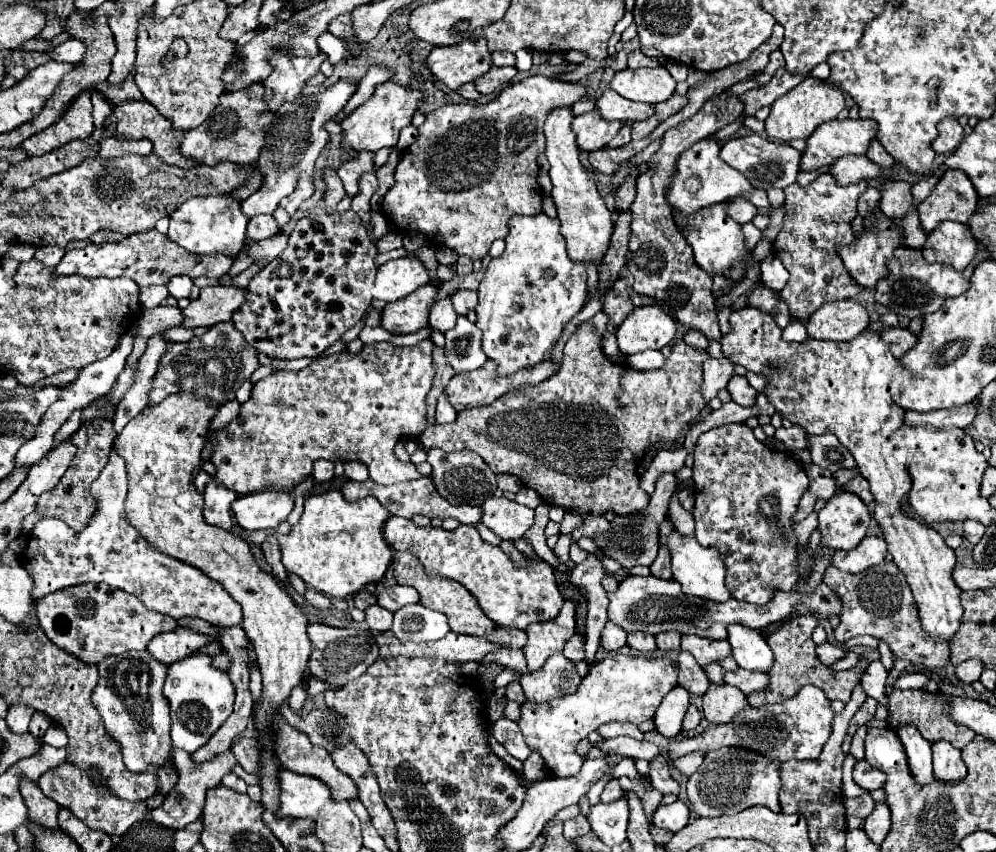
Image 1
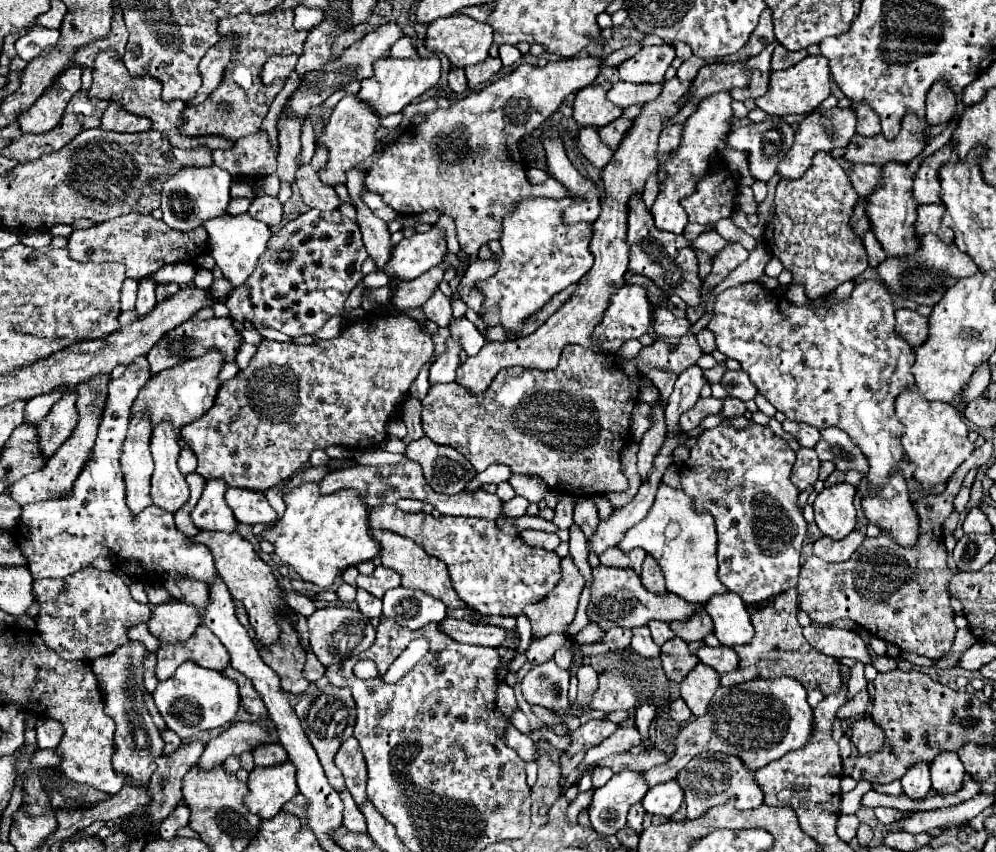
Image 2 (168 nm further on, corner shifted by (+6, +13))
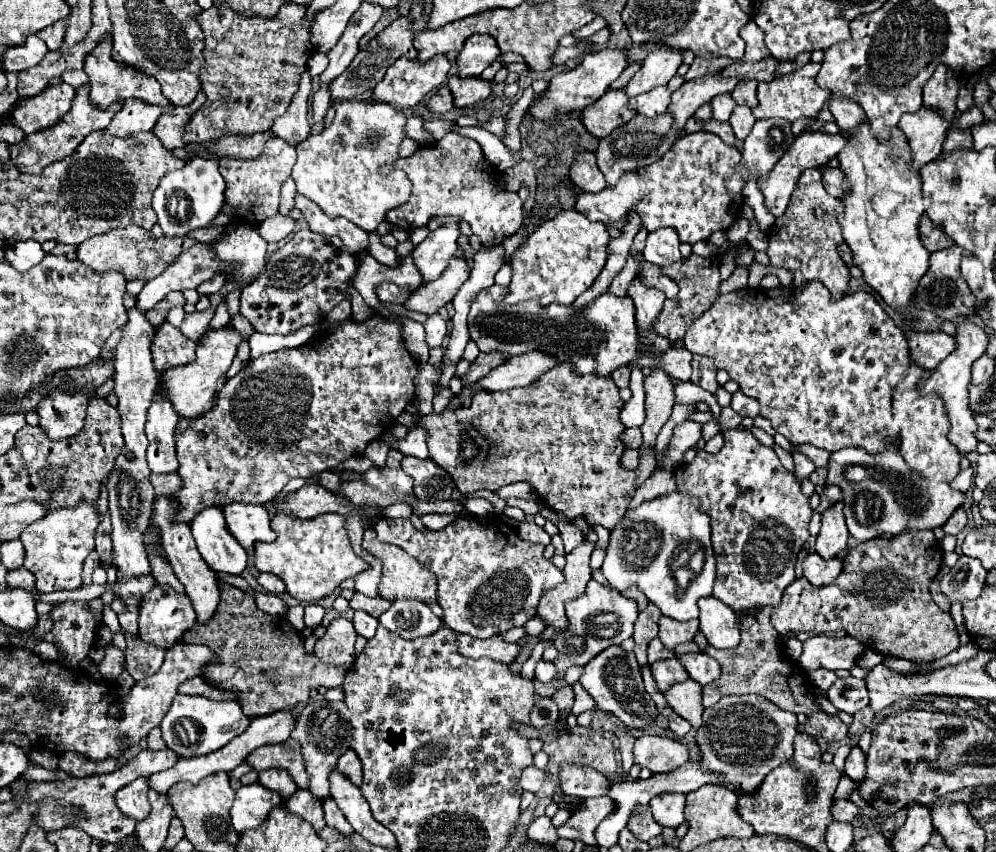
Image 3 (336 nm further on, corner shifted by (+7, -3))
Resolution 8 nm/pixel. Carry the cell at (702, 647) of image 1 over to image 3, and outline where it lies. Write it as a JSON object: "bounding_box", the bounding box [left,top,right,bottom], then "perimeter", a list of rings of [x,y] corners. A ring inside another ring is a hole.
{"bounding_box":[659,616,699,650],"perimeter":[[[667,616],[659,618],[659,640],[663,642],[665,648],[673,650],[677,644],[693,640],[693,636],[699,630],[699,620],[689,620],[689,622],[677,622]]]}

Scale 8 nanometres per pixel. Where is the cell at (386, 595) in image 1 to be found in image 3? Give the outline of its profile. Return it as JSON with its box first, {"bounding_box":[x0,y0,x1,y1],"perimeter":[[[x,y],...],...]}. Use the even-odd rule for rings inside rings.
{"bounding_box":[349,592,391,618],"perimeter":[[[355,592],[353,598],[349,600],[351,610],[363,610],[375,618],[379,618],[389,606],[391,606],[391,602],[385,598],[369,598],[369,596],[361,596],[359,592]]]}

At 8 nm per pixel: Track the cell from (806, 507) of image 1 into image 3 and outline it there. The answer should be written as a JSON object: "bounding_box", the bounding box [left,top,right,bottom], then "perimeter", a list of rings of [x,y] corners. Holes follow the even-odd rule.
{"bounding_box":[791,450,815,482],"perimeter":[[[793,450],[791,456],[793,456],[793,460],[795,460],[795,478],[797,478],[799,482],[805,480],[805,478],[809,478],[809,474],[815,470],[815,464],[813,464],[805,454],[801,454],[801,452],[797,452],[797,450]]]}

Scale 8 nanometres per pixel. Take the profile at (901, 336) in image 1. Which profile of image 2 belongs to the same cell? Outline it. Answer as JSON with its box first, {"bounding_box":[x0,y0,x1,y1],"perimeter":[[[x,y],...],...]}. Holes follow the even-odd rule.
{"bounding_box":[896,310,928,346],"perimeter":[[[896,310],[896,330],[910,346],[918,346],[928,336],[928,318],[922,318],[916,310]]]}

